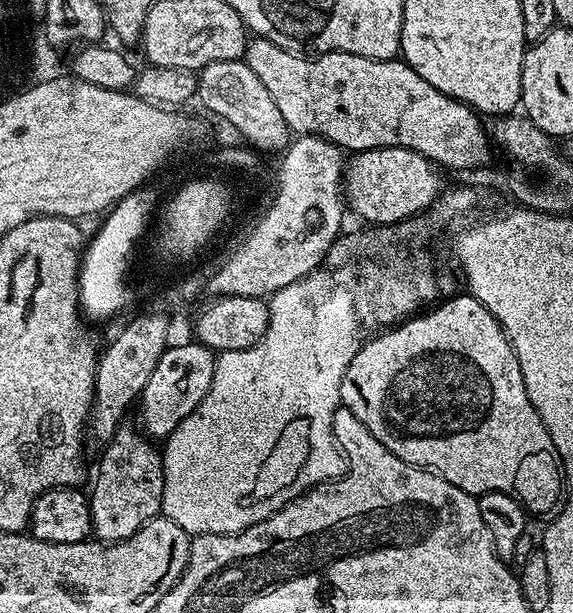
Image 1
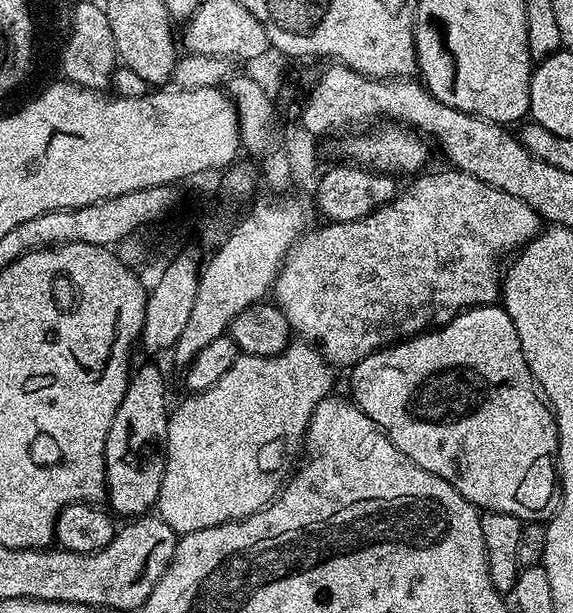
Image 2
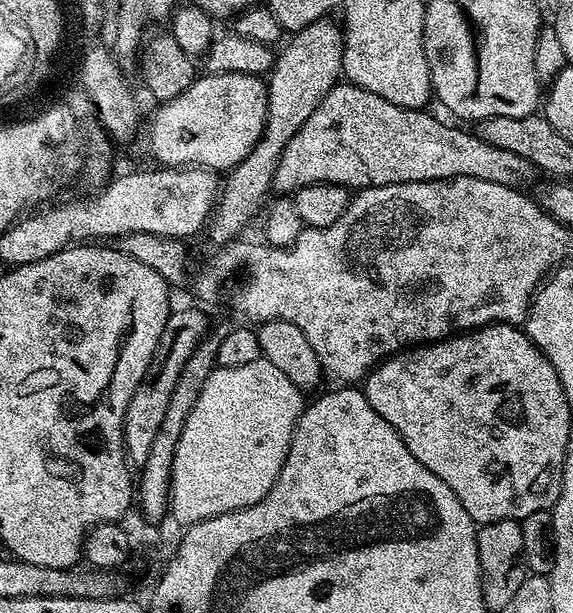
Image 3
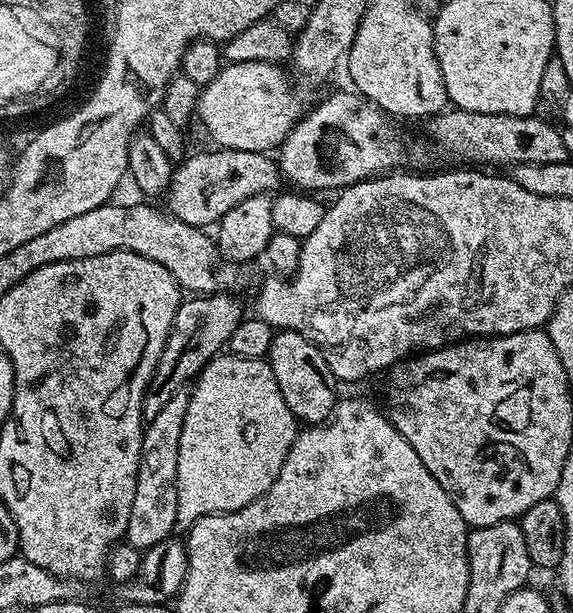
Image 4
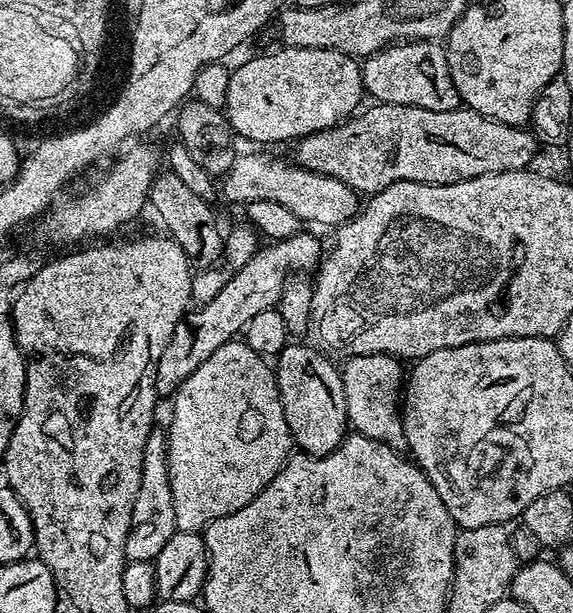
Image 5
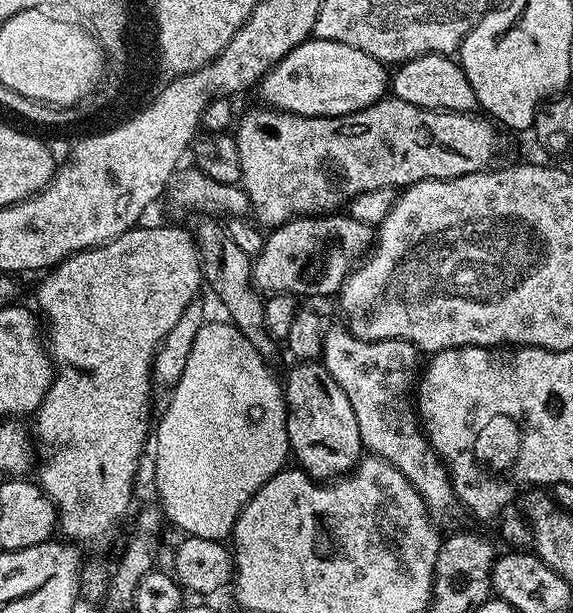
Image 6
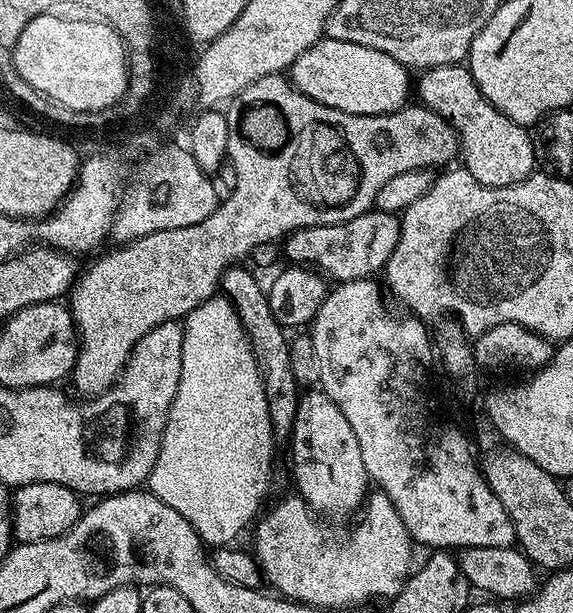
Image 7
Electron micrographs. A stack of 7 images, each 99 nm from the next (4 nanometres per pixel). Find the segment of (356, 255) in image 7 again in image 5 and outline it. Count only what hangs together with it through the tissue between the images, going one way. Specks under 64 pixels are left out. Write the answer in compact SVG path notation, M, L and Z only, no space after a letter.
M301 230L293 236L273 240L257 248L254 258L250 258L250 262L246 262L242 270L233 274L230 282L222 286L222 291L217 296L187 313L186 327L173 336L158 362L157 397L171 397L180 384L186 382L186 378L194 374L194 370L198 370L198 366L202 366L202 362L214 350L218 350L218 346L222 346L228 340L237 339L250 322L250 318L254 318L254 314L259 314L261 310L267 308L277 307L280 303L284 280L289 275L308 274L319 265L322 259L322 248L320 252L320 240L312 232L315 231Z

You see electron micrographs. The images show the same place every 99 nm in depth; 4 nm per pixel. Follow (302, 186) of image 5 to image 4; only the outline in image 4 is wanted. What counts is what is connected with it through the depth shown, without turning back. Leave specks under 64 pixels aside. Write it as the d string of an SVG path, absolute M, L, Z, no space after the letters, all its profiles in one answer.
M229 148L211 151L200 152L197 156L189 155L175 165L166 193L166 208L182 222L207 229L208 224L215 225L226 210L238 206L238 202L243 202L245 198L272 194L281 187L280 165L269 153Z

